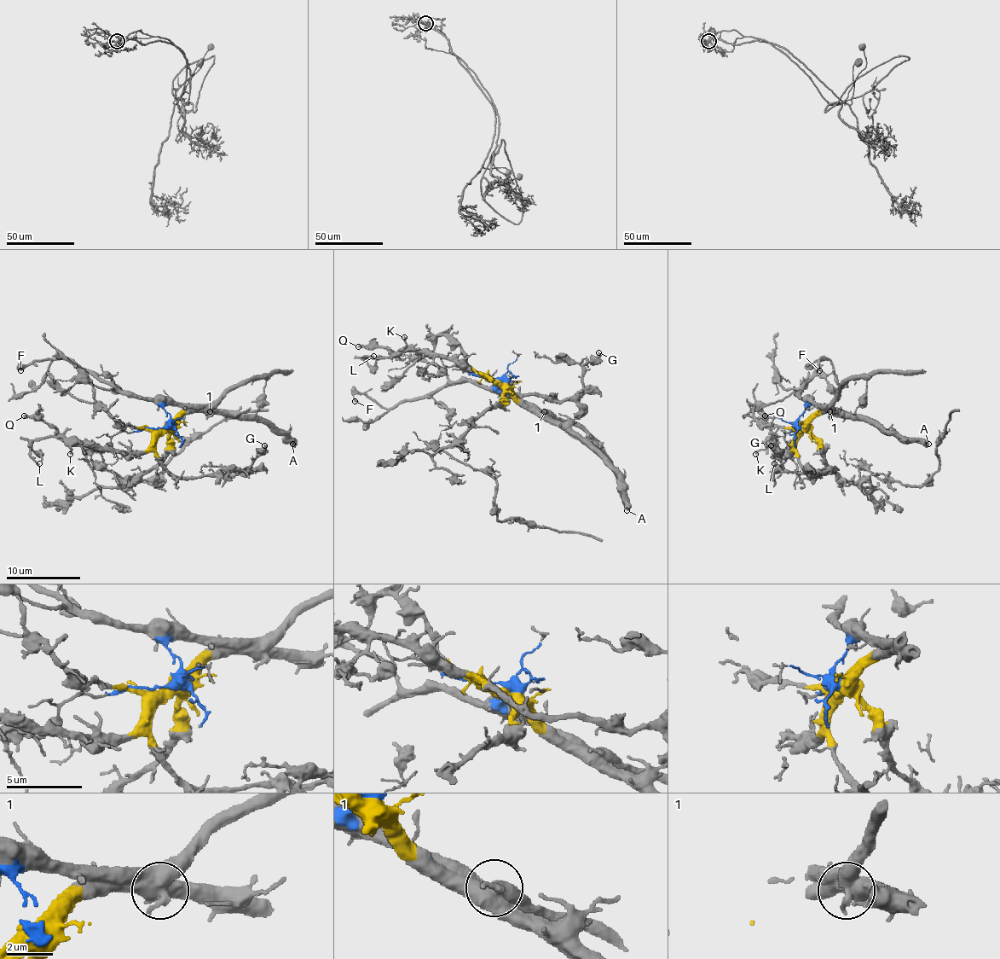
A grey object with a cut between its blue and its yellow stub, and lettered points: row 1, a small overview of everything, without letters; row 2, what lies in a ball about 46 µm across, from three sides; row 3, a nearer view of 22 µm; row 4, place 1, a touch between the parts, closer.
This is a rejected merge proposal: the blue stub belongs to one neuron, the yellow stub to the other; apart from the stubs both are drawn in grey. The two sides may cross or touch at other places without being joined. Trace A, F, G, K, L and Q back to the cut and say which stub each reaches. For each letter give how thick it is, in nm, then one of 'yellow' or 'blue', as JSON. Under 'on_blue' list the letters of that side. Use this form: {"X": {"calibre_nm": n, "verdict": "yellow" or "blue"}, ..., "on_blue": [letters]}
{"A": {"calibre_nm": 500, "verdict": "yellow"}, "F": {"calibre_nm": 170, "verdict": "blue"}, "G": {"calibre_nm": 280, "verdict": "yellow"}, "K": {"calibre_nm": 180, "verdict": "yellow"}, "L": {"calibre_nm": 140, "verdict": "yellow"}, "Q": {"calibre_nm": 260, "verdict": "yellow"}, "on_blue": ["F"]}

